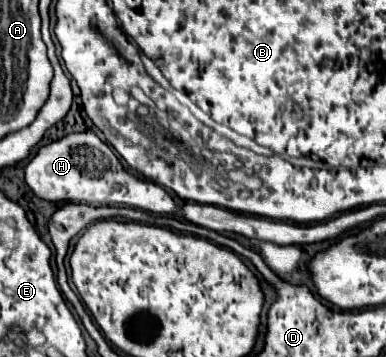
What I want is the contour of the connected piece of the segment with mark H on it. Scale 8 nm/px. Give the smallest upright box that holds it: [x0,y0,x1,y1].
[25,132,177,214]

